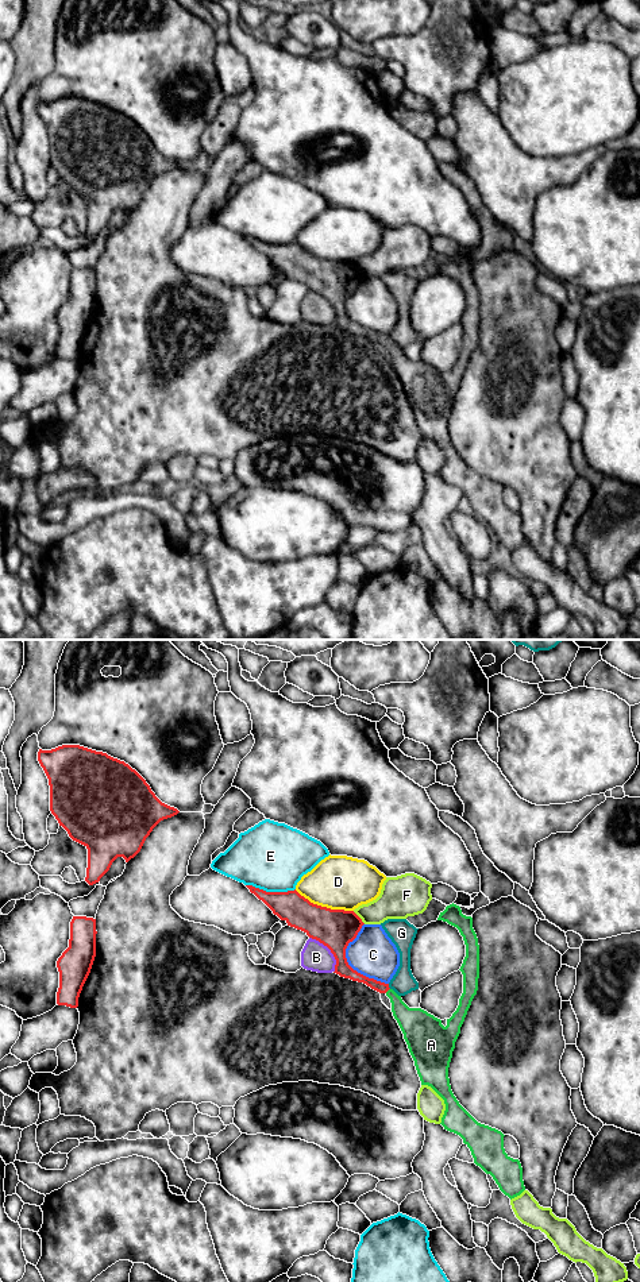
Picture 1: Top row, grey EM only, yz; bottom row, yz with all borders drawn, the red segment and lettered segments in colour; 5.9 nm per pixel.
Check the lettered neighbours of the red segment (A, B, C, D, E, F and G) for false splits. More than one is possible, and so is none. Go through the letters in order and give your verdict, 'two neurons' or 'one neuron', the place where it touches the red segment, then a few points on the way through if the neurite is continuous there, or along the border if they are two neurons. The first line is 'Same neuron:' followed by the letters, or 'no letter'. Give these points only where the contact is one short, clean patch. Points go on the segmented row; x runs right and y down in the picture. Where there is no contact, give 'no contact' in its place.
Same neuron: A
A: one neuron | yz (386, 991) | across yz (350, 973), (386, 991), (413, 1022)
B: two neurons | yz (331, 952)
C: two neurons | yz (347, 964)
D: two neurons | yz (324, 907)
E: two neurons | yz (270, 892)
F: two neurons | yz (359, 918)
G: two neurons | yz (388, 987)

